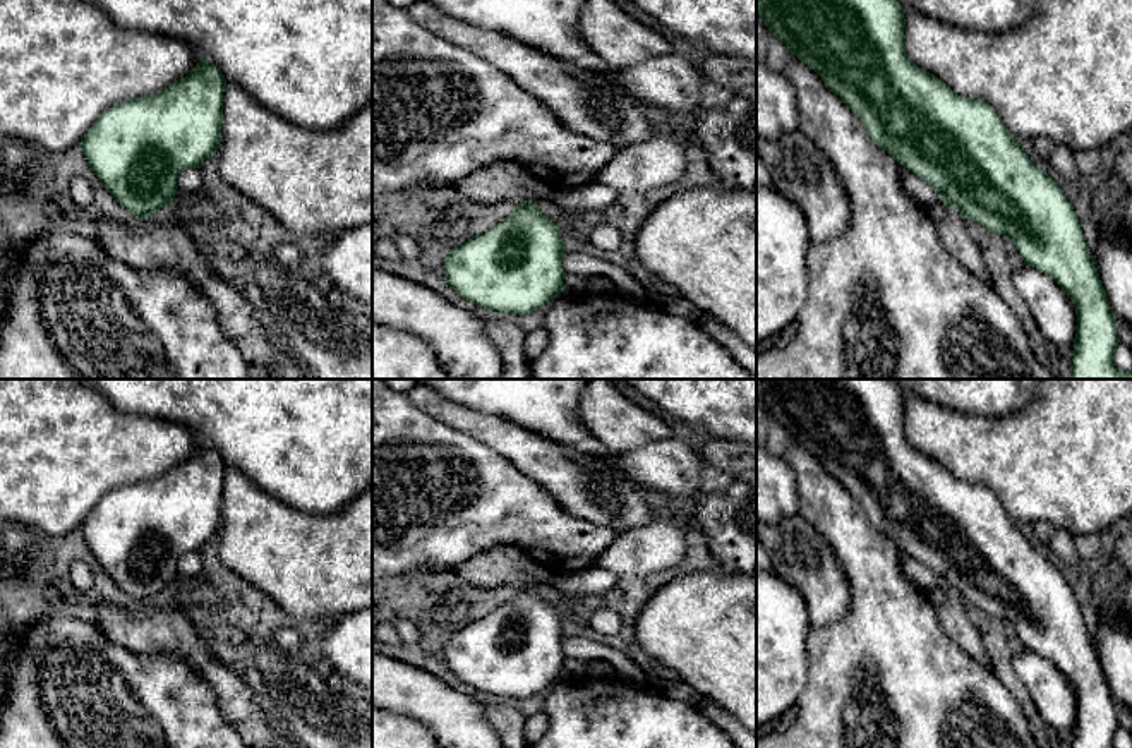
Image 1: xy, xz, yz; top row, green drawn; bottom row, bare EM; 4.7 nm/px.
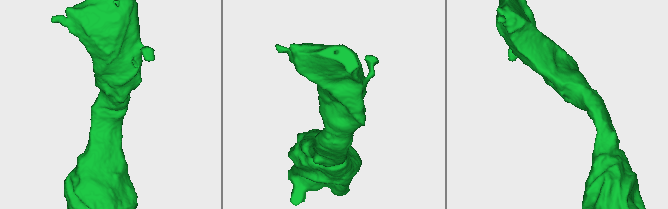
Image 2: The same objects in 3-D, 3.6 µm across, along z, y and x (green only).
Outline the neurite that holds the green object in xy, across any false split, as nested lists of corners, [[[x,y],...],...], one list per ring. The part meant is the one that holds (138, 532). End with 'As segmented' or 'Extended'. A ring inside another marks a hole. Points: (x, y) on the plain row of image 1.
[[[201,441],[185,461],[163,475],[113,489],[98,501],[79,532],[123,594],[142,606],[160,597],[178,578],[178,558],[199,552],[206,542],[218,537],[225,470],[221,455]]]. As segmented

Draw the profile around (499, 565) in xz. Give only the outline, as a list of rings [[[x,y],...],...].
[[[494,546],[460,564],[455,573],[477,588],[504,583],[549,587],[554,578],[545,566],[511,546]]]

